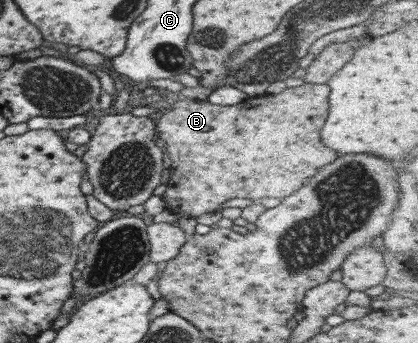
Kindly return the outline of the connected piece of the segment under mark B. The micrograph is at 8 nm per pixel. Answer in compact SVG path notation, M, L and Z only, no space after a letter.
M303 83L298 87L286 87L277 94L263 94L257 97L250 97L248 100L234 104L233 106L212 105L205 101L194 99L184 99L172 104L171 109L163 114L156 123L156 139L160 142L164 153L171 160L170 176L166 182L166 188L161 198L166 205L166 209L173 213L183 214L185 217L196 217L207 212L215 212L227 200L233 198L250 199L254 202L262 198L276 198L283 200L299 187L303 186L306 180L317 172L318 168L324 167L325 164L333 162L338 156L331 148L327 148L321 138L319 138L319 129L325 122L328 113L328 96L329 87L326 84Z

